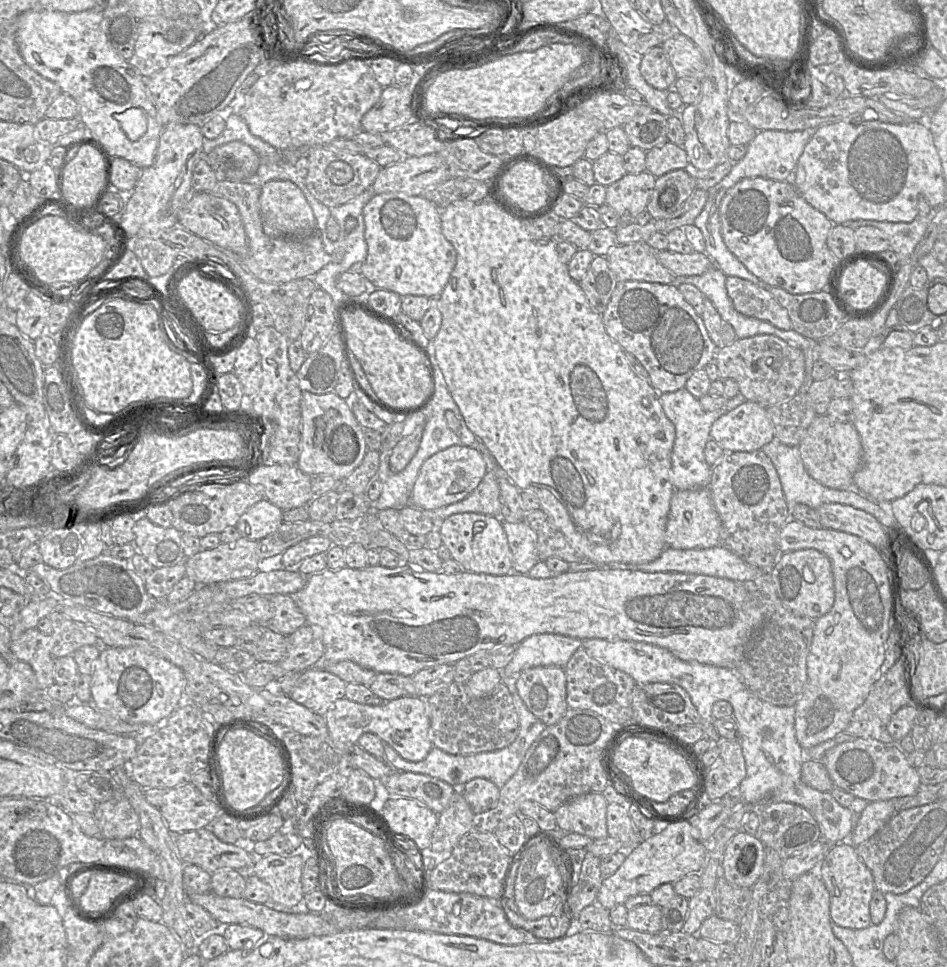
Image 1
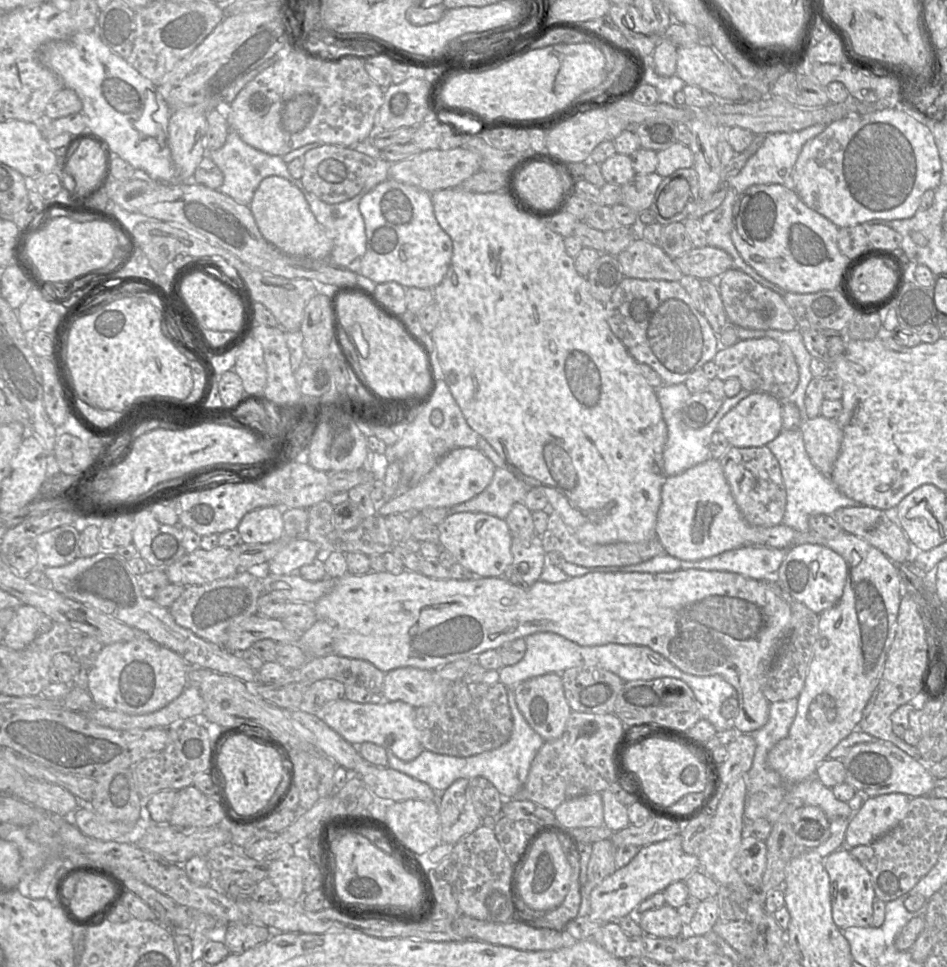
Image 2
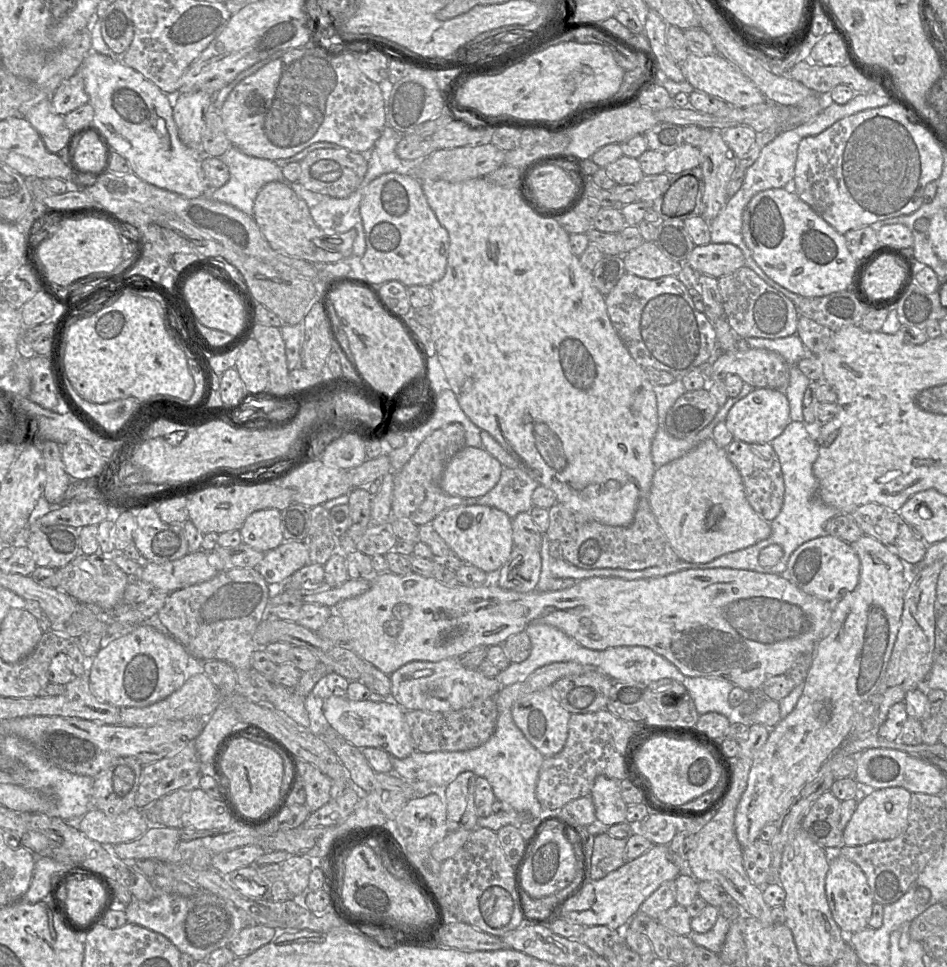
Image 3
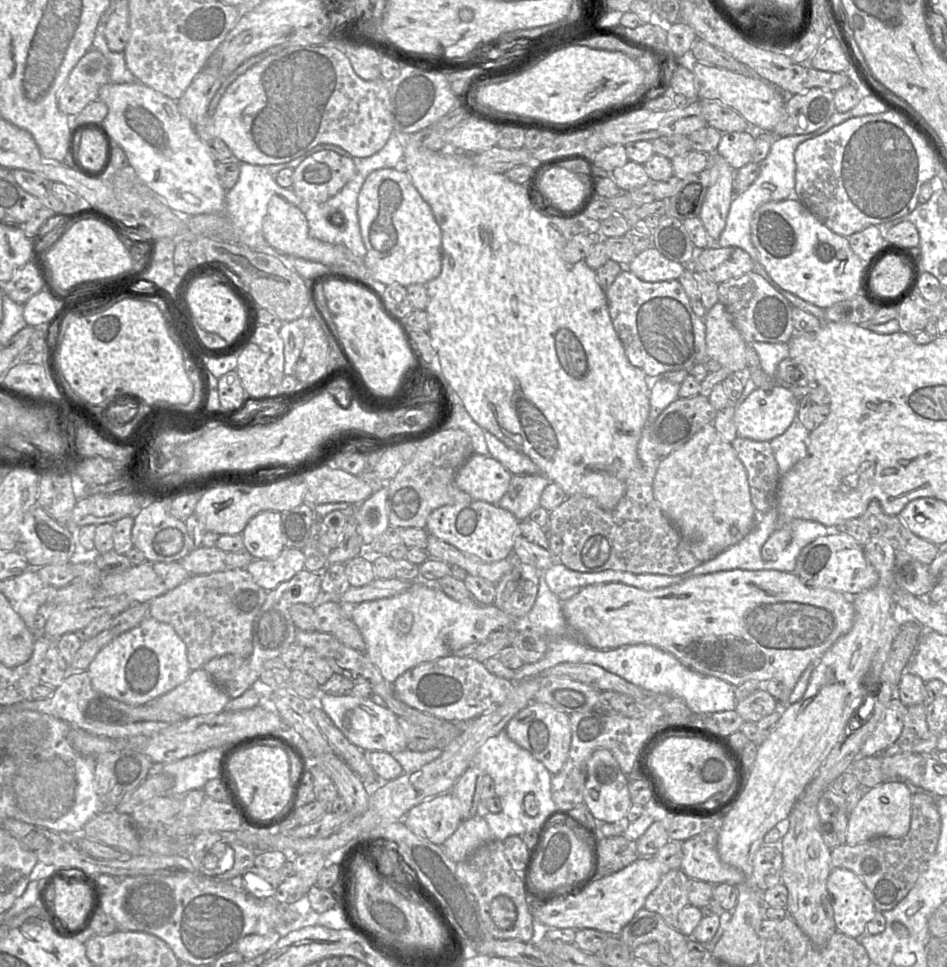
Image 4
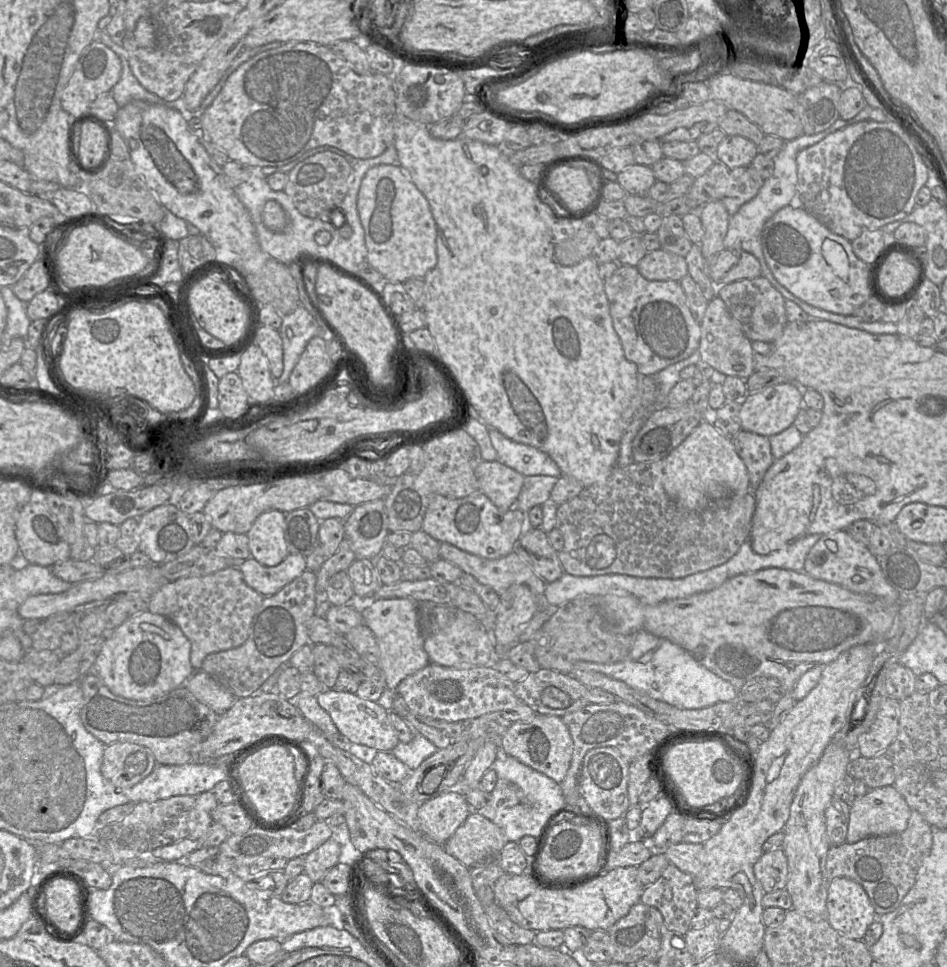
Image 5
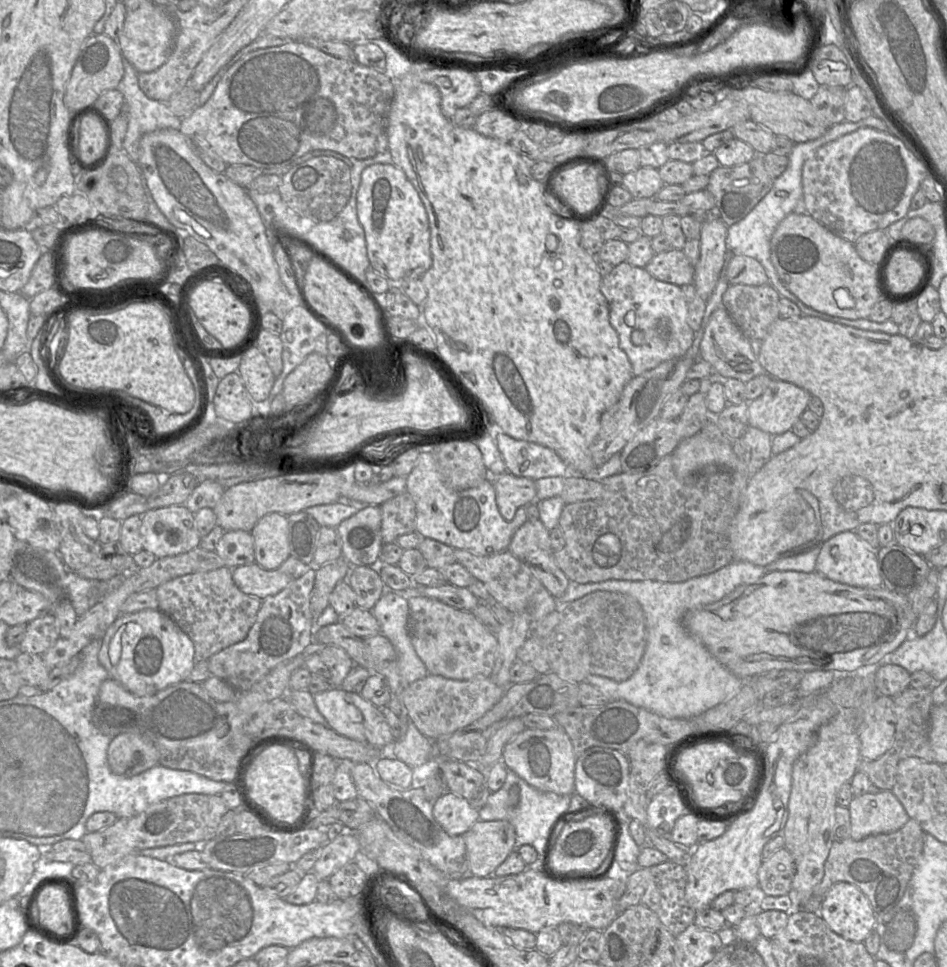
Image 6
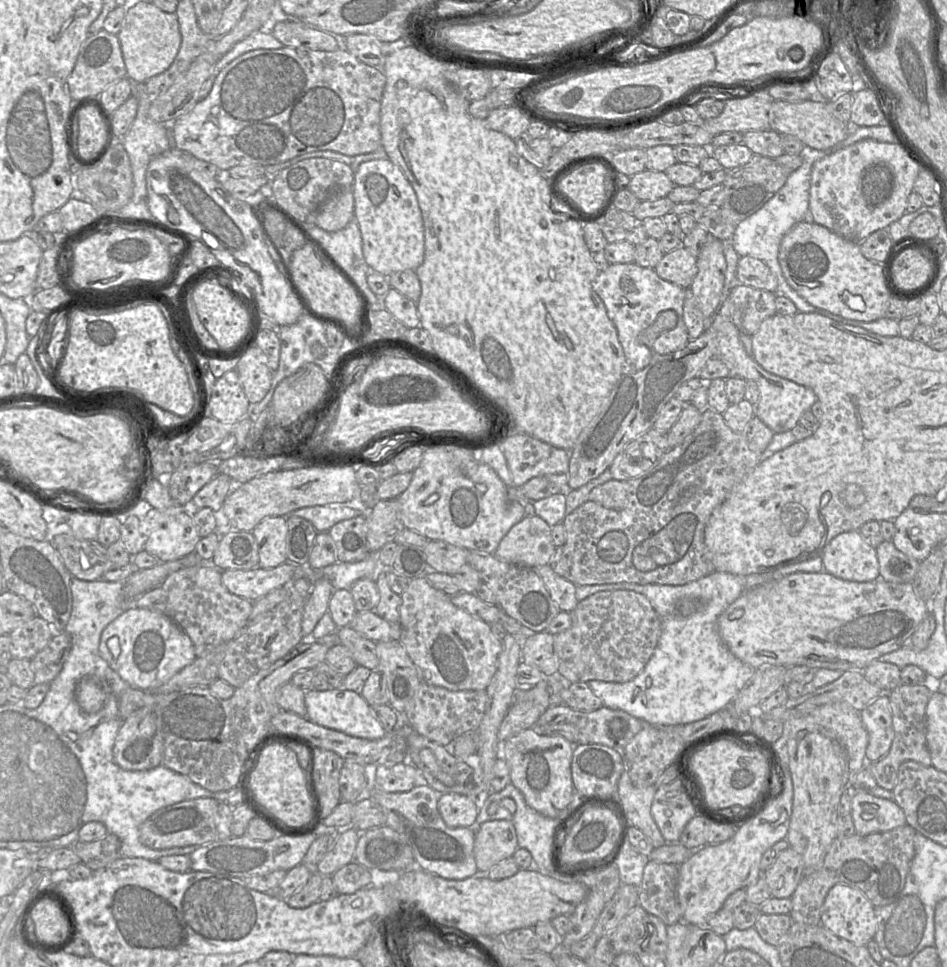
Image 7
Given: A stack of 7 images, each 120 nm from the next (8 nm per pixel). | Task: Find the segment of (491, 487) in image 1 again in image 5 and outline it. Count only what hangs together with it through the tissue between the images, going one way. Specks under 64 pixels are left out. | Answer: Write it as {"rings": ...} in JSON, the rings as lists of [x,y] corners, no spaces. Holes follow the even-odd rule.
{"rings":[[[551,475],[525,476],[521,492],[512,504],[512,509],[529,512],[536,505],[542,505],[550,498],[558,477]]]}

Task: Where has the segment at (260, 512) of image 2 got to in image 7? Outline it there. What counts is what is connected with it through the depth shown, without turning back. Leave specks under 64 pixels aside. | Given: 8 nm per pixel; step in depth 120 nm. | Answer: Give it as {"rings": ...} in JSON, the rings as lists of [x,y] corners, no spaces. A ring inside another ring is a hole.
{"rings":[[[281,516],[265,517],[251,531],[257,546],[260,568],[275,568],[287,561],[287,531],[287,518]]]}

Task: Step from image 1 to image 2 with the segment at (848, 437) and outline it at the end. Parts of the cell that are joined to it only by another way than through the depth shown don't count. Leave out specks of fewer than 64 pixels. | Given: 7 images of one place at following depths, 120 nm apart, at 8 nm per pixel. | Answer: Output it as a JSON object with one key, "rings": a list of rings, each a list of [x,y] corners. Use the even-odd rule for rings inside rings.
{"rings":[[[821,415],[801,422],[805,449],[813,465],[830,477],[839,455],[843,433],[836,420]]]}

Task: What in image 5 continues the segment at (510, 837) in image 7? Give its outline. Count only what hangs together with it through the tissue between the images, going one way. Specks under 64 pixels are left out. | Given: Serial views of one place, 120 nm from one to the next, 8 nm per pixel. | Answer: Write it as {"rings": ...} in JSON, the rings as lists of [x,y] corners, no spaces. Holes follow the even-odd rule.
{"rings":[[[472,810],[443,846],[463,865],[472,868],[495,858],[507,842],[499,826]]]}

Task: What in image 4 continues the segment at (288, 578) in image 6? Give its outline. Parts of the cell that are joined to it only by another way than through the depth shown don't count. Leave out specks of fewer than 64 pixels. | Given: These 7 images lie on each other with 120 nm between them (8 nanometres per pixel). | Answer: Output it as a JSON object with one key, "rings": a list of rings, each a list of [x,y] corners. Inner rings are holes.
{"rings":[[[285,547],[275,559],[253,559],[245,569],[255,583],[268,592],[289,581],[304,567],[302,550]]]}

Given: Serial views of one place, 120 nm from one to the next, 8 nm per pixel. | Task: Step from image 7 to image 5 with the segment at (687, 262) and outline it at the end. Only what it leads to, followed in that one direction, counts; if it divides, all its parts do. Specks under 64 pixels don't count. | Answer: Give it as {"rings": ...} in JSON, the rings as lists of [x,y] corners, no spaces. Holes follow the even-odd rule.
{"rings":[[[661,248],[646,253],[636,267],[640,274],[650,281],[679,281],[688,274],[684,257],[664,251]]]}

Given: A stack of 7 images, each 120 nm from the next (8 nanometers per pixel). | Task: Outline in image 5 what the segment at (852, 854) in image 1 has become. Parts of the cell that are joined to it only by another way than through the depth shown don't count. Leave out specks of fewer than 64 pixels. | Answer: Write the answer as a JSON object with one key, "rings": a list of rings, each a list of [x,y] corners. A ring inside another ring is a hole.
{"rings":[[[845,877],[827,883],[827,920],[841,935],[863,940],[876,912],[863,887]]]}

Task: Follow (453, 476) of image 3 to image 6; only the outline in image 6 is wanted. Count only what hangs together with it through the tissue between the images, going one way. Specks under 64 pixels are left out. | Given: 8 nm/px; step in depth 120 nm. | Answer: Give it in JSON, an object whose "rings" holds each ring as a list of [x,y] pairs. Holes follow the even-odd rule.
{"rings":[[[506,471],[497,476],[491,476],[496,504],[506,521],[511,521],[517,509],[534,503],[536,500],[535,481],[527,477],[515,476]]]}

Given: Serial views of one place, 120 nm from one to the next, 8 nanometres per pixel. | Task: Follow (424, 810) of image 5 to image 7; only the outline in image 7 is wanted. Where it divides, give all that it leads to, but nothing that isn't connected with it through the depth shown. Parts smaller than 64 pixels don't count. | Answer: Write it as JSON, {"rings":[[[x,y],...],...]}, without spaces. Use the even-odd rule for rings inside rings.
{"rings":[[[443,793],[438,800],[438,811],[448,827],[473,828],[478,816],[475,801],[458,793]]]}

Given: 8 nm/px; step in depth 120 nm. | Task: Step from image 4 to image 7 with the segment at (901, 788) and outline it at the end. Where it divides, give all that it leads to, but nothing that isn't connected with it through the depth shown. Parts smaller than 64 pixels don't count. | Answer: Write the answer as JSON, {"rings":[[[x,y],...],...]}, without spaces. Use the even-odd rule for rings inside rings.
{"rings":[[[852,791],[851,816],[858,835],[883,833],[906,825],[905,814],[894,800],[876,797],[869,791]]]}

